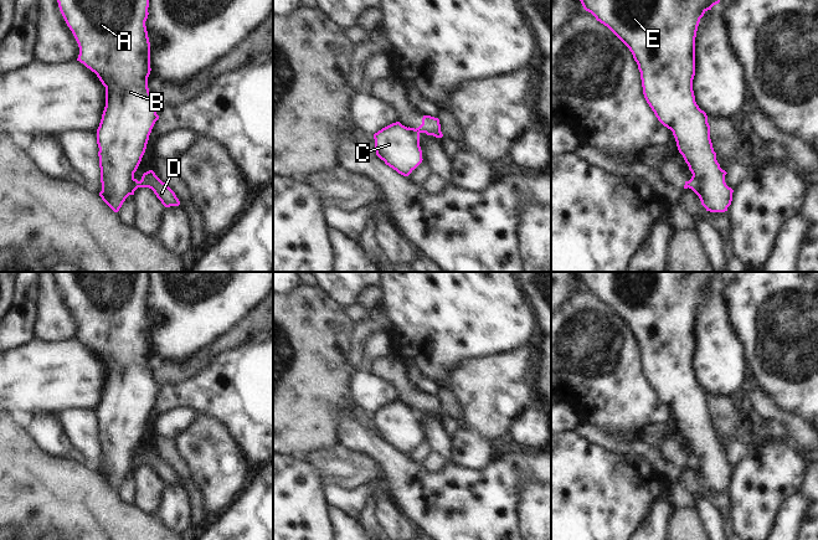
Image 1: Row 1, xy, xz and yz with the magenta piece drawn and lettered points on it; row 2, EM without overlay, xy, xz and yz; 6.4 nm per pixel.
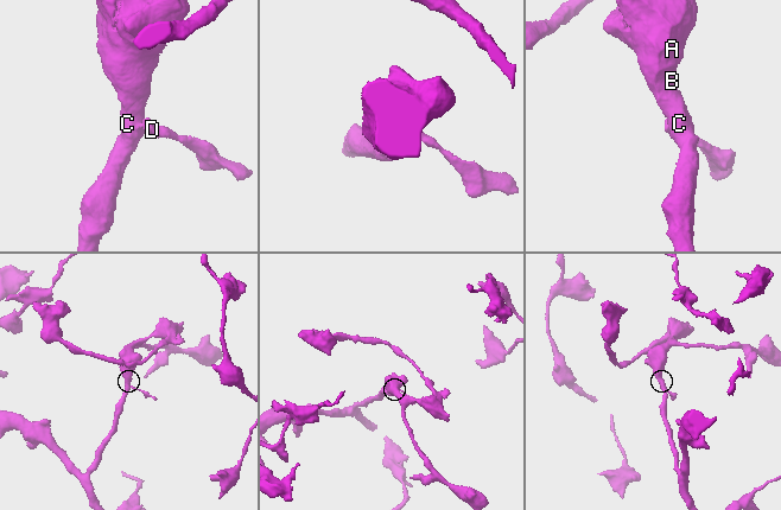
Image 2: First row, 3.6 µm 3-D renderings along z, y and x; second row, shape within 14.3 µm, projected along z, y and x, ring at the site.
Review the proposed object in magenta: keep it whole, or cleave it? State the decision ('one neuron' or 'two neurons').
two neurons

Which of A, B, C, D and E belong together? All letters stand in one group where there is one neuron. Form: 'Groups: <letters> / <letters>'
Groups: A B C E / D.

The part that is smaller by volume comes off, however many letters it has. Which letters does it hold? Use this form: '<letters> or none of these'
D.

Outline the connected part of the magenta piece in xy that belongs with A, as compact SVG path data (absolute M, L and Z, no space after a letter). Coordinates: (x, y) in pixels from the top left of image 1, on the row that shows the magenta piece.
M57 0L57 2L67 26L78 43L79 55L77 61L94 72L106 87L106 107L97 129L102 182L99 196L114 212L118 212L125 199L129 195L134 195L134 191L139 187L139 181L134 178L134 173L145 153L151 129L159 119L148 88L148 77L151 71L150 42L145 26L149 15L149 0Z

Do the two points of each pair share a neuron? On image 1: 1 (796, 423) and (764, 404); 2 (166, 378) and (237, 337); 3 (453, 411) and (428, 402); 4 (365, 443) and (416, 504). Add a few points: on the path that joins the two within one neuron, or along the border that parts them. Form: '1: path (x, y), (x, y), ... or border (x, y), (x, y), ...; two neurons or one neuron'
1: path (788, 420), (771, 411); one neuron
2: path (184, 369), (193, 365), (220, 344); one neuron
3: border (437, 395), (442, 415); two neurons
4: path (381, 454), (404, 477), (404, 483), (407, 488); one neuron

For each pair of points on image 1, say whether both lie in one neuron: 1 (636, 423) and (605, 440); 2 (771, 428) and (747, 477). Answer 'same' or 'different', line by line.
1: different
2: different

